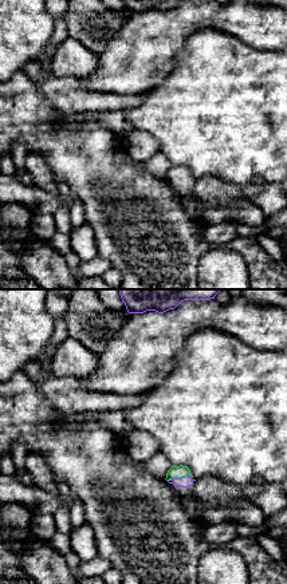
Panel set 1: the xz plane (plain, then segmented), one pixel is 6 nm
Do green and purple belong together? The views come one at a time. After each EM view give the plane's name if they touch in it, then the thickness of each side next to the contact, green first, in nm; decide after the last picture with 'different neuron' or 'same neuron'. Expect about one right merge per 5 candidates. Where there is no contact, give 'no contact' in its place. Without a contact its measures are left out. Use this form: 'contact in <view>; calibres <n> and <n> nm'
contact in xz; calibres 80 and 70 nm

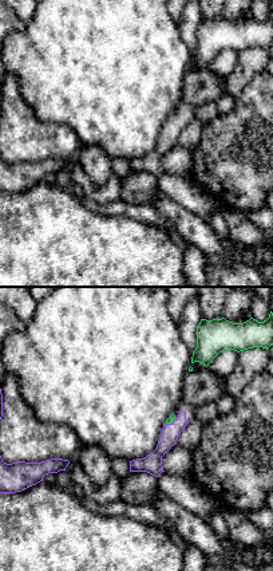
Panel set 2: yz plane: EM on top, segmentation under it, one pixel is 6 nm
contact in yz; calibres 50 and 110 nm

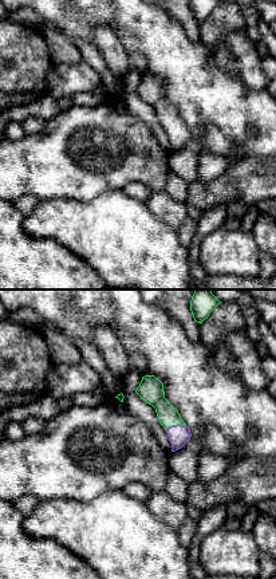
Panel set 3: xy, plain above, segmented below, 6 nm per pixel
contact in xy; calibres 140 and 120 nm

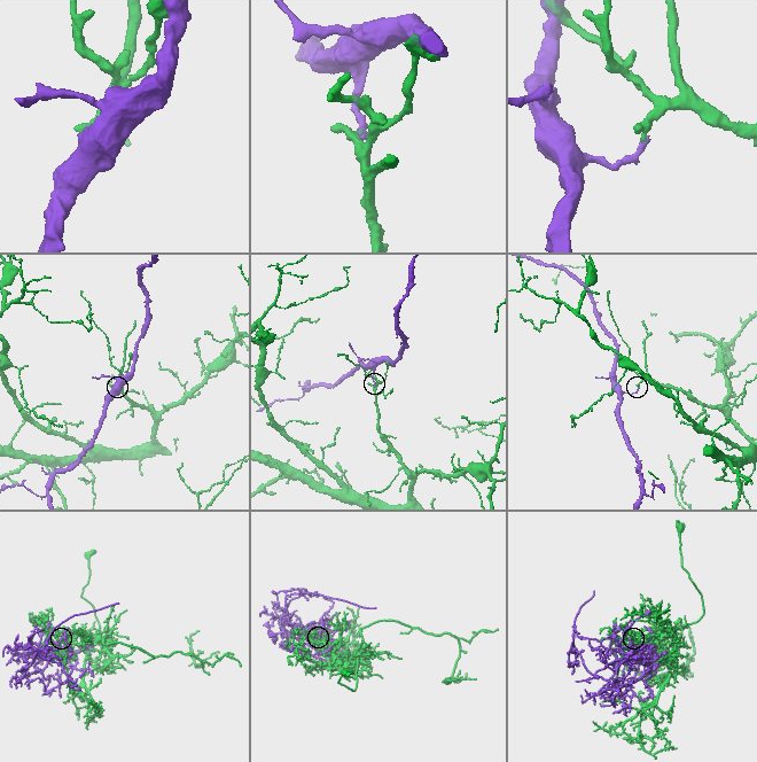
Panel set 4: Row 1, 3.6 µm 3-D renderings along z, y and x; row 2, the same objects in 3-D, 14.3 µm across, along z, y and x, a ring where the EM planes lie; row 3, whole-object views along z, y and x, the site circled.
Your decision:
different neuron

